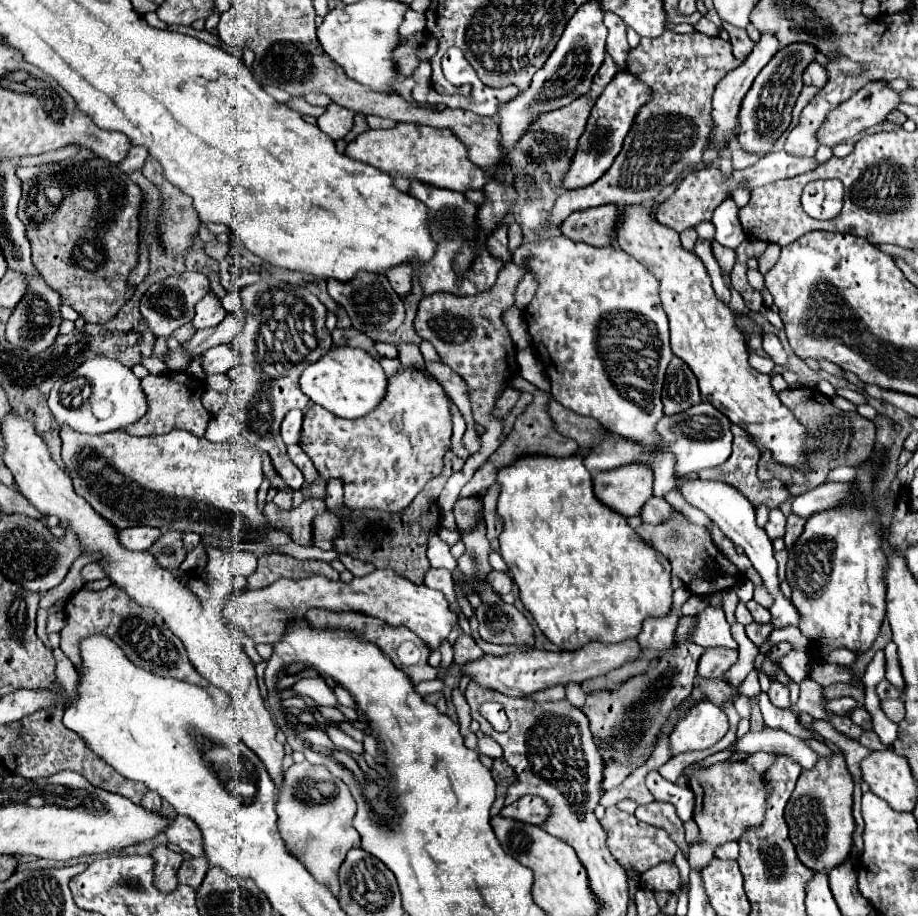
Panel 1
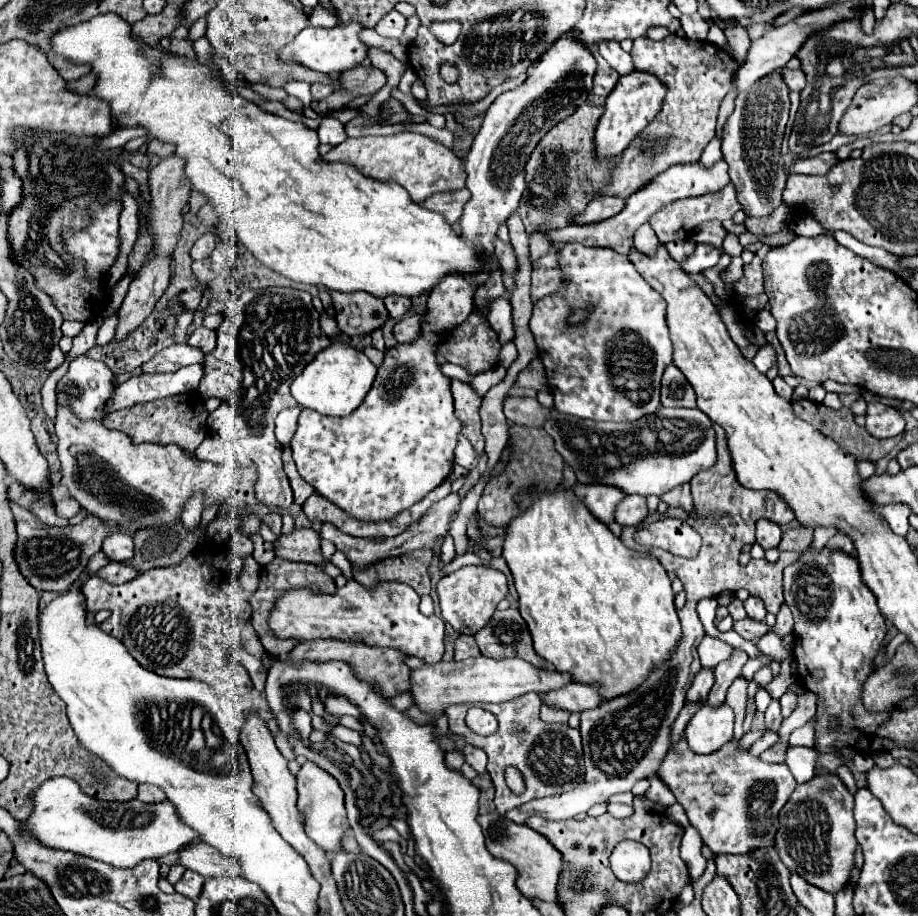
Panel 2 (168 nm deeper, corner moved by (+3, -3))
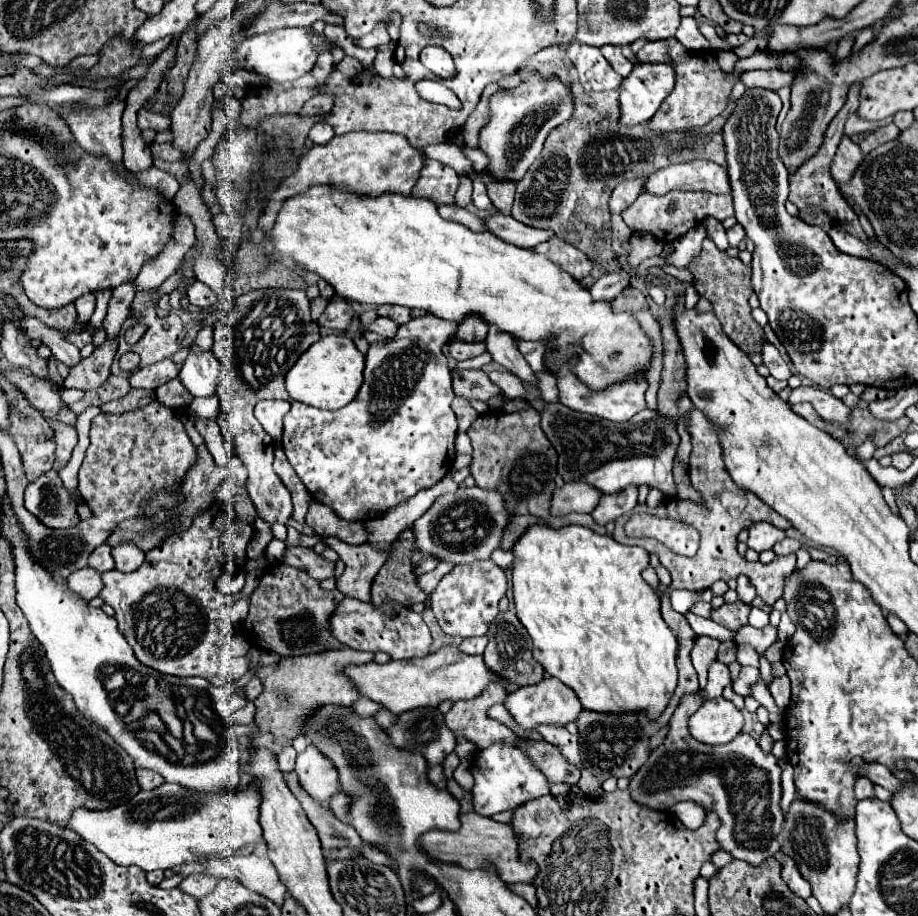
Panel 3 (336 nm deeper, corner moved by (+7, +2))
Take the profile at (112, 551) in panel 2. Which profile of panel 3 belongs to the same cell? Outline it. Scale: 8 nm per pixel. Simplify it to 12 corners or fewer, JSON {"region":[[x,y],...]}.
{"region":[[112,547],[94,549],[88,567],[98,573],[114,569]]}

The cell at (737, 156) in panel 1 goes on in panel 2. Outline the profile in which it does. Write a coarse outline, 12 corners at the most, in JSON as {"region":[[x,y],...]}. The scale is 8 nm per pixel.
{"region":[[676,164],[626,198],[618,216],[568,224],[554,244],[580,242],[620,254],[638,226],[678,198],[718,192],[728,164]]}

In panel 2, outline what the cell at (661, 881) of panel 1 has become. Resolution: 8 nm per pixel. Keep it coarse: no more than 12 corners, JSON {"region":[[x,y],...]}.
{"region":[[624,840],[610,866],[618,880],[640,882],[651,868],[644,844]]}

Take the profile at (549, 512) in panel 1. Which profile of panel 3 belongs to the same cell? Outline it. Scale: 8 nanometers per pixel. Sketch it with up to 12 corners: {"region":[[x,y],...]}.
{"region":[[582,525],[514,545],[534,659],[582,709],[656,719],[678,641],[648,551]]}

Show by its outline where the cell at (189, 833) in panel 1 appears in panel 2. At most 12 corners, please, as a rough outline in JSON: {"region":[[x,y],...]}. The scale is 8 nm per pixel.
{"region":[[202,840],[182,848],[180,864],[208,876],[240,876],[234,858]]}

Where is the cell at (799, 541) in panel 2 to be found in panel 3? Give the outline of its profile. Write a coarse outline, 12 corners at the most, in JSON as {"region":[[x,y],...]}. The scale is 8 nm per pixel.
{"region":[[786,537],[774,545],[776,555],[790,555],[802,547],[800,541]]}

